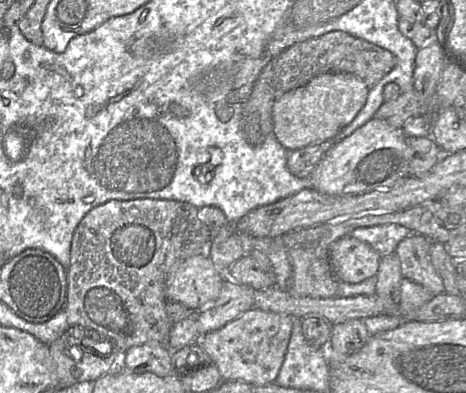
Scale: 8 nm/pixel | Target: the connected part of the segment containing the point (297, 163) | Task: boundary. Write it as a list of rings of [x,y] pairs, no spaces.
[[[327,140],[298,150],[289,151],[287,155],[289,171],[298,178],[308,178],[334,144],[332,140]]]

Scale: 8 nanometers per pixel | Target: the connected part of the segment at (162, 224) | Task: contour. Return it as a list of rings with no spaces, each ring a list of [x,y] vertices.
[[[136,199],[136,200],[111,200],[90,210],[80,221],[75,229],[70,252],[70,265],[68,269],[68,294],[66,302],[67,321],[70,326],[87,329],[97,337],[102,338],[112,348],[117,348],[123,354],[131,347],[143,344],[161,344],[168,346],[172,323],[166,313],[168,303],[165,288],[169,274],[185,259],[195,255],[209,254],[213,240],[213,232],[198,217],[199,209],[195,206],[180,201],[162,199]]]

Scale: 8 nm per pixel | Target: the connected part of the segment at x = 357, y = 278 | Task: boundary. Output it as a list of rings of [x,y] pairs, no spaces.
[[[350,235],[337,239],[329,249],[332,271],[342,283],[360,283],[375,276],[381,257],[369,244]]]

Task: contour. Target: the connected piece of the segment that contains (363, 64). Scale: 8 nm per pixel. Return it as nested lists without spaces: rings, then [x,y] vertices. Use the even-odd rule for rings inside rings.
[[[331,31],[296,43],[273,57],[261,70],[243,107],[241,130],[244,138],[250,145],[260,145],[273,133],[273,107],[278,98],[306,85],[318,75],[350,73],[371,88],[389,73],[396,63],[397,59],[390,51],[344,31]]]

